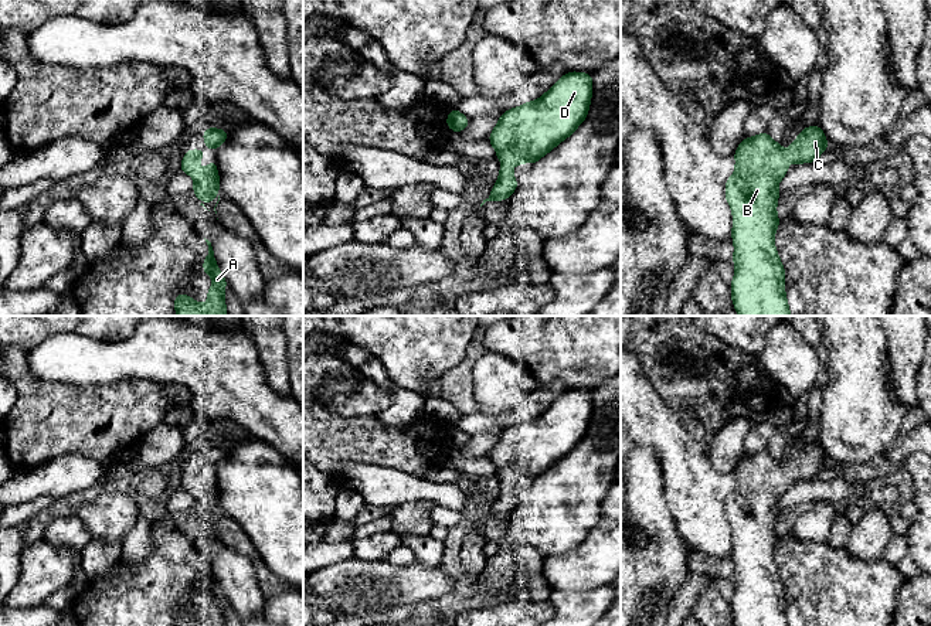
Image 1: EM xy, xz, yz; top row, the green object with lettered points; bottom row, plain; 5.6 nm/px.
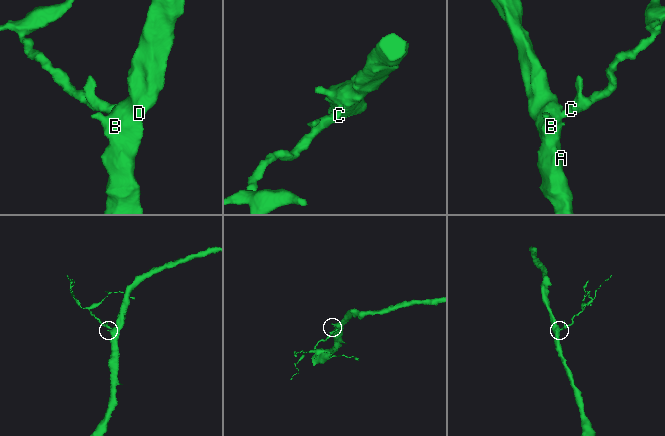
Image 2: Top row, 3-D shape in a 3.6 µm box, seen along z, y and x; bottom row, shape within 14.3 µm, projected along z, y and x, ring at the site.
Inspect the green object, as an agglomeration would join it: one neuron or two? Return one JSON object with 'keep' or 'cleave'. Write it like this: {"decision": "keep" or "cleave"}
{"decision": "keep"}

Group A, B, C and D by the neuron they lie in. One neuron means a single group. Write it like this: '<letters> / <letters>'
A B C D

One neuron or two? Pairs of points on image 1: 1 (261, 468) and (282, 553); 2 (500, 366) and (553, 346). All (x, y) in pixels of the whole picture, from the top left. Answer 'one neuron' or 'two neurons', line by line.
1: one neuron
2: two neurons

